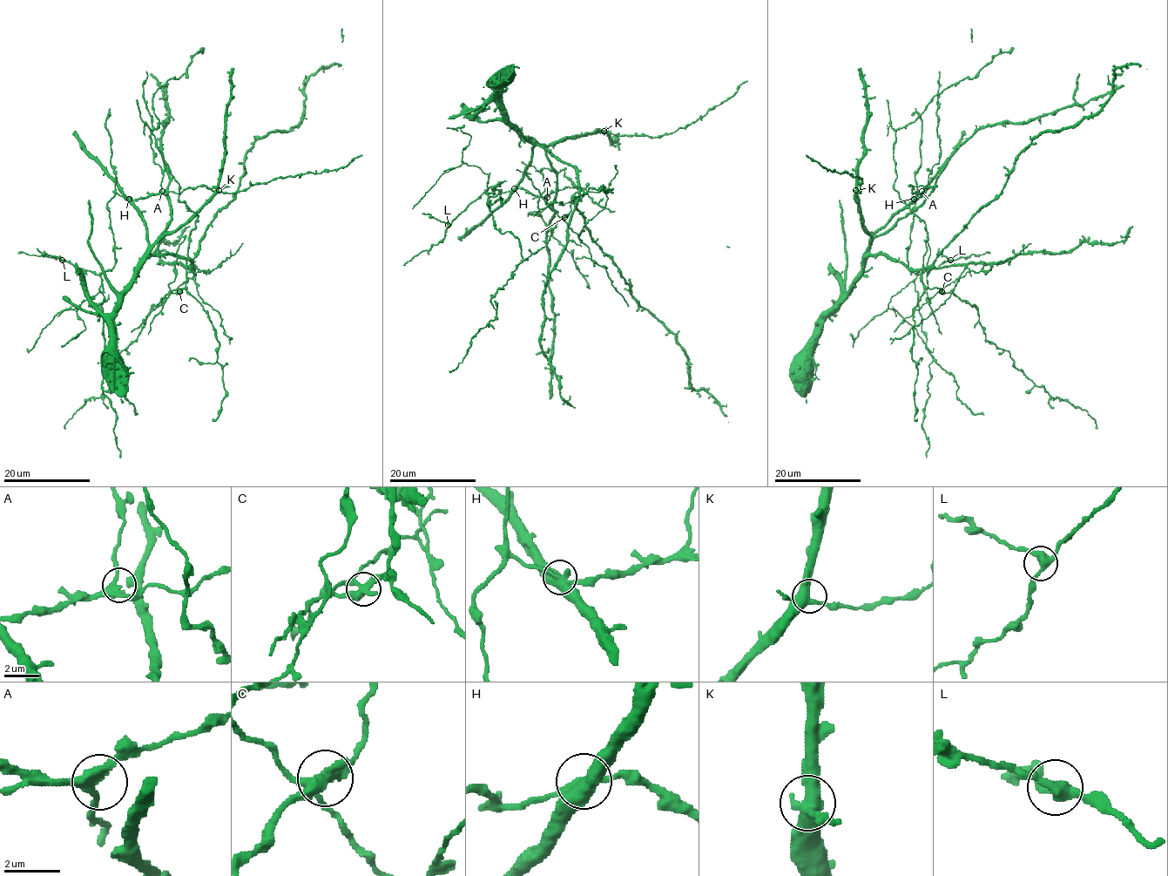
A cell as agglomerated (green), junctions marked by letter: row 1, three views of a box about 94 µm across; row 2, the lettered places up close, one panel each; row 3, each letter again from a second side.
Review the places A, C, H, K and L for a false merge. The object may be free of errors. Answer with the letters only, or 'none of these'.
C

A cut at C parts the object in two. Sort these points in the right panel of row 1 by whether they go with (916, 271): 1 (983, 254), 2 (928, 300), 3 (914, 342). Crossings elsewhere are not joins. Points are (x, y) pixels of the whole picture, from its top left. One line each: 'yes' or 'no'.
1: yes
2: no
3: yes

